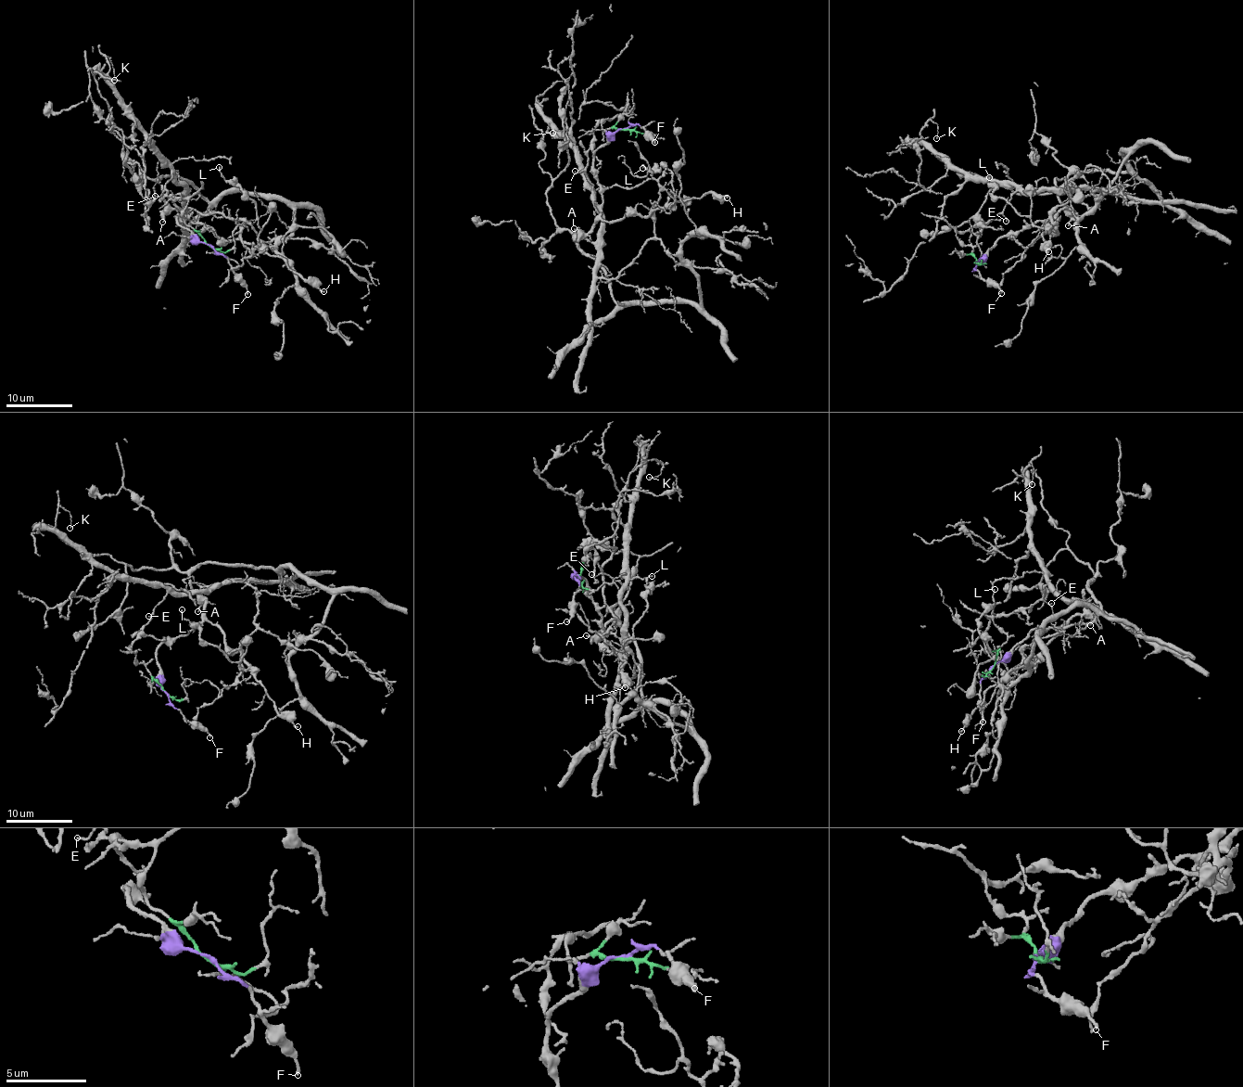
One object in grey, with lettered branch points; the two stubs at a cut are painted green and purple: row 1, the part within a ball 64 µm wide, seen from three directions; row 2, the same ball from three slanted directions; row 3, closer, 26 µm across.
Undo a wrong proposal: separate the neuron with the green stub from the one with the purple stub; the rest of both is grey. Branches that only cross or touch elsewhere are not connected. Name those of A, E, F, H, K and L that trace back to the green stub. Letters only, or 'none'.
E, K

